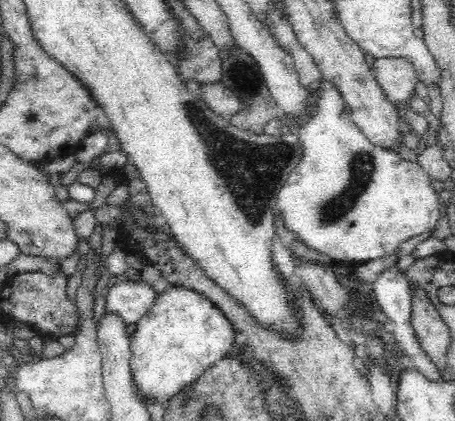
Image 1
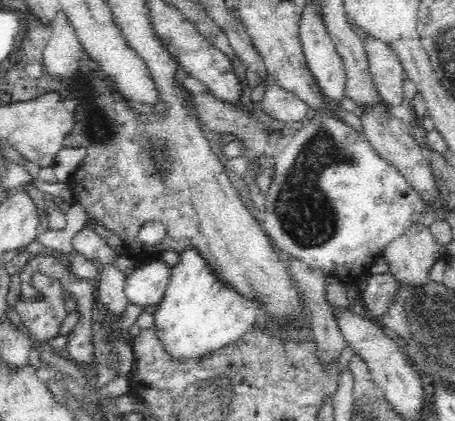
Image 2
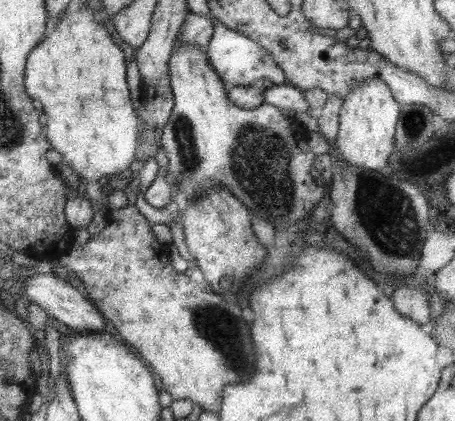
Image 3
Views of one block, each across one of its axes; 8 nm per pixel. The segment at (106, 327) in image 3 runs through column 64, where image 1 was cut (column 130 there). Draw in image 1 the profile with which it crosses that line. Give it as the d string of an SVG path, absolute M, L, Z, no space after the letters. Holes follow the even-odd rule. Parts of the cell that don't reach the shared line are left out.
M119 282L108 289L105 296L104 315L118 315L122 324L128 326L137 322L153 307L156 291L146 283Z

